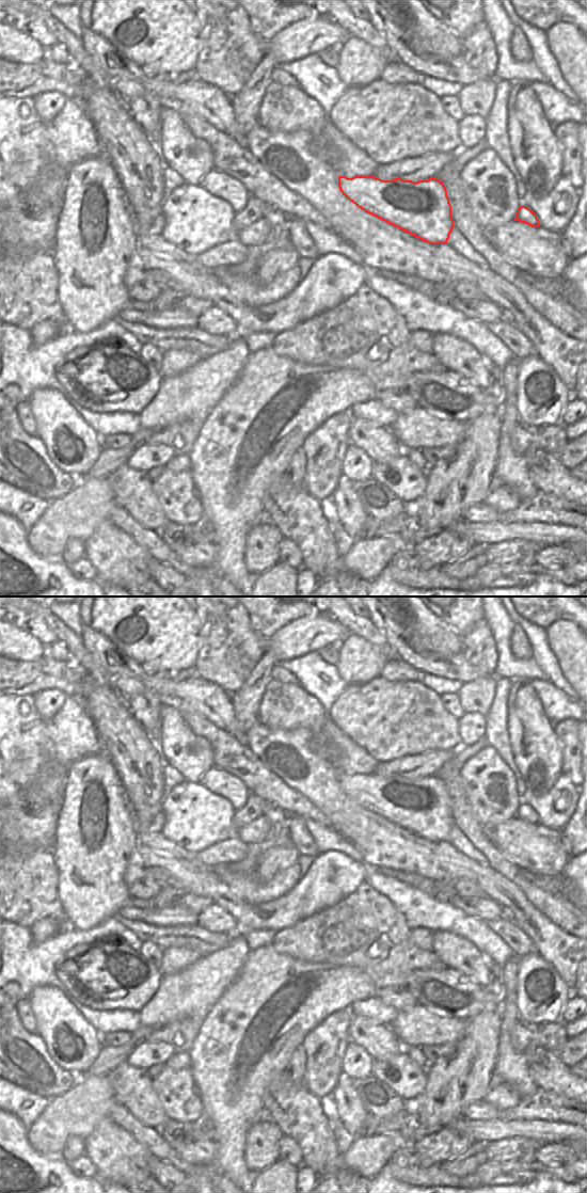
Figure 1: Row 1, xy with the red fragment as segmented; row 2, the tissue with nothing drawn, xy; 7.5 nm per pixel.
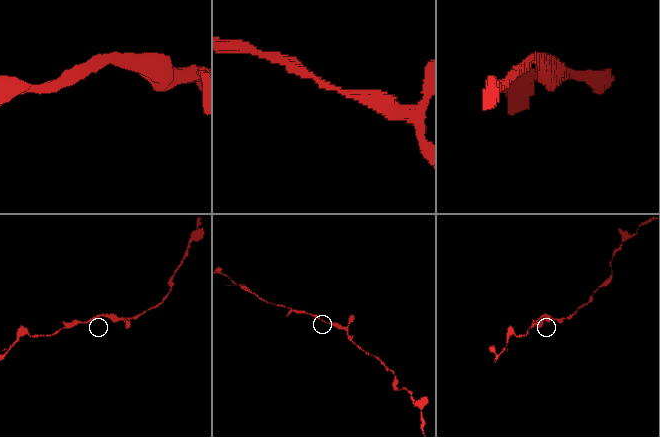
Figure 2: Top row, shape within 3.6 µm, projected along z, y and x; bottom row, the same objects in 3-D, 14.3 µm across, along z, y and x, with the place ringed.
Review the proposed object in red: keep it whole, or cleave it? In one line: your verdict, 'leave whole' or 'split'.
leave whole

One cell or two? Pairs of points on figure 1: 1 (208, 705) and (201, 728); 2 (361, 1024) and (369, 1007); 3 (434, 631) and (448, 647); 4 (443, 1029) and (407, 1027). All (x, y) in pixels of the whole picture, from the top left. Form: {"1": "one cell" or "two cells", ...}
{"1": "two cells", "2": "two cells", "3": "one cell", "4": "one cell"}

